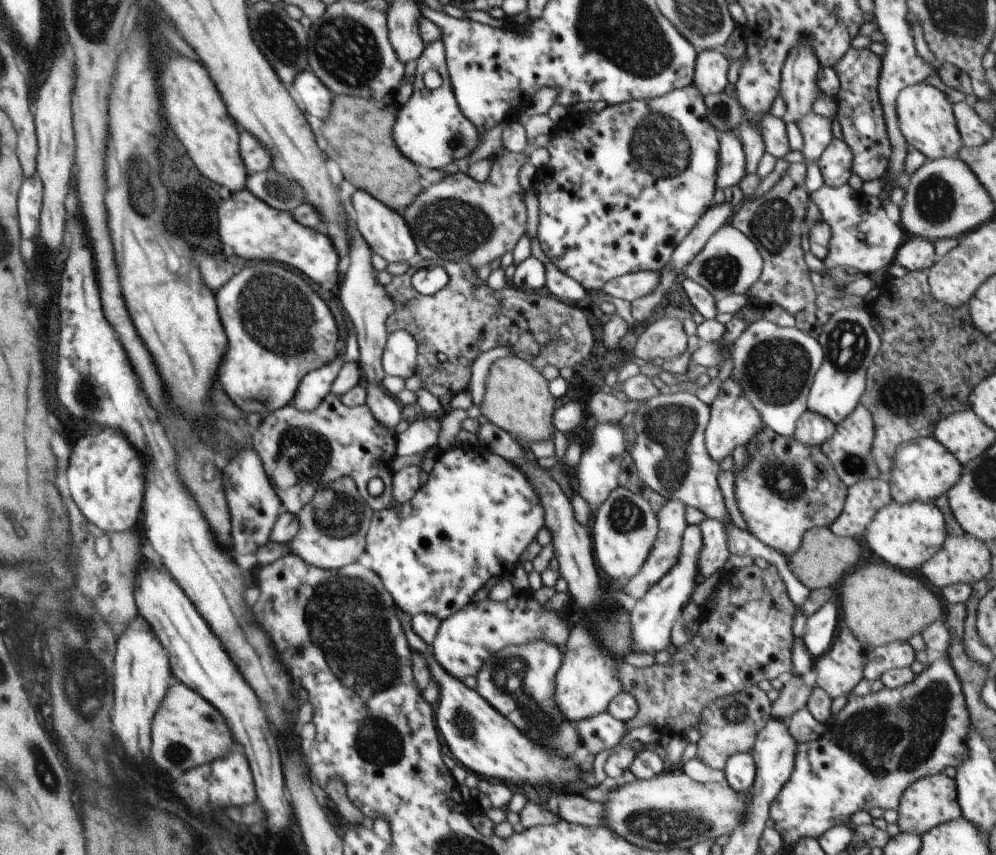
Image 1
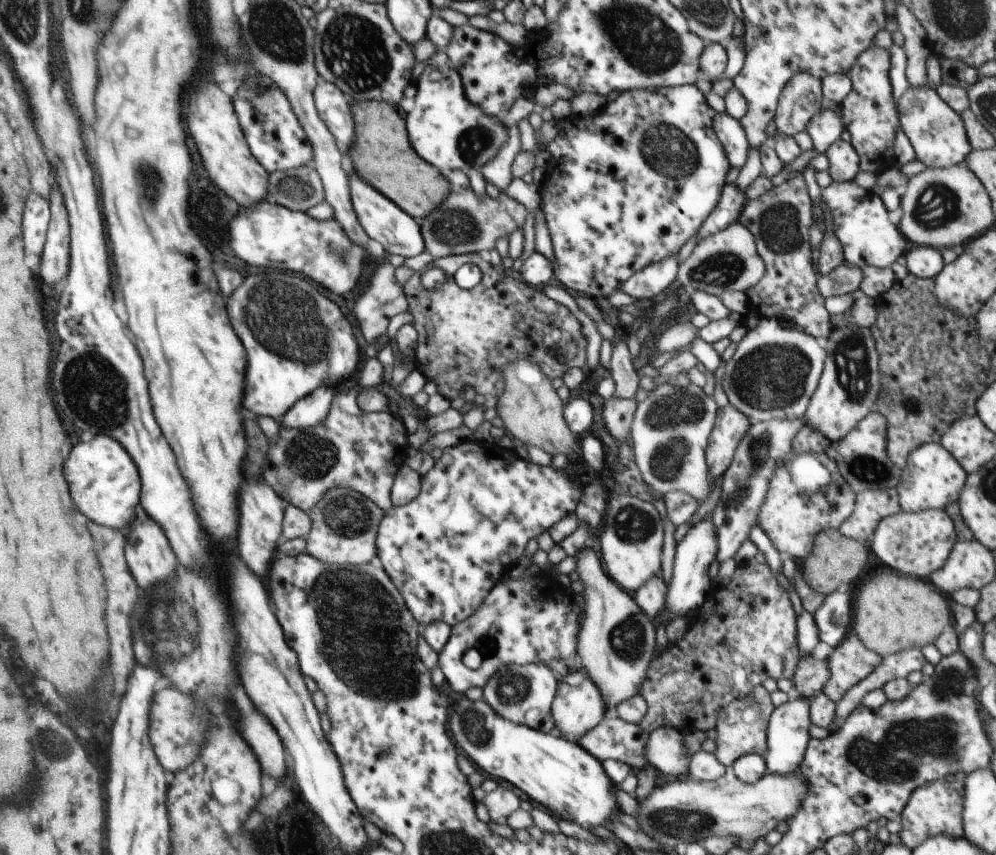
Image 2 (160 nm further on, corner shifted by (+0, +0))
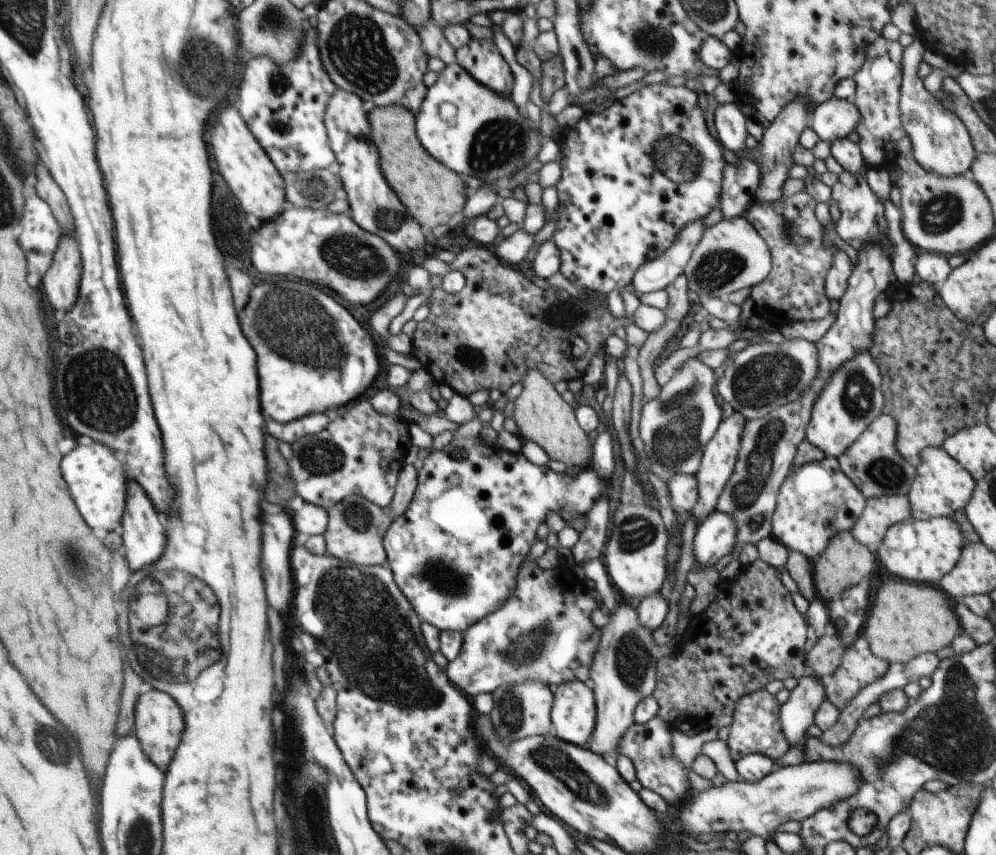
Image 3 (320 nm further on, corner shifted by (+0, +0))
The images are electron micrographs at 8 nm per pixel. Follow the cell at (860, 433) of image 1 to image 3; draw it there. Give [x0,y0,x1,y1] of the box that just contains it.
[837,414,917,498]

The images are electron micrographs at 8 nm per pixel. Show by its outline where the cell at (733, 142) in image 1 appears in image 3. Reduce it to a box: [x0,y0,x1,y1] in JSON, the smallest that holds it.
[714,103,747,152]

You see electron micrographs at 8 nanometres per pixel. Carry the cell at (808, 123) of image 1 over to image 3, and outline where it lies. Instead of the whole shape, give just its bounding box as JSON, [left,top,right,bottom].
[809,96,861,143]

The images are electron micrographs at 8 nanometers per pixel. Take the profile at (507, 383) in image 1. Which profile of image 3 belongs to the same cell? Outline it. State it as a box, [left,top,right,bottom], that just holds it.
[513,369,593,469]

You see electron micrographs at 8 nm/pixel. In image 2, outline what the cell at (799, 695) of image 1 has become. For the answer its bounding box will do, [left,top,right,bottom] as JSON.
[792,655,829,699]

